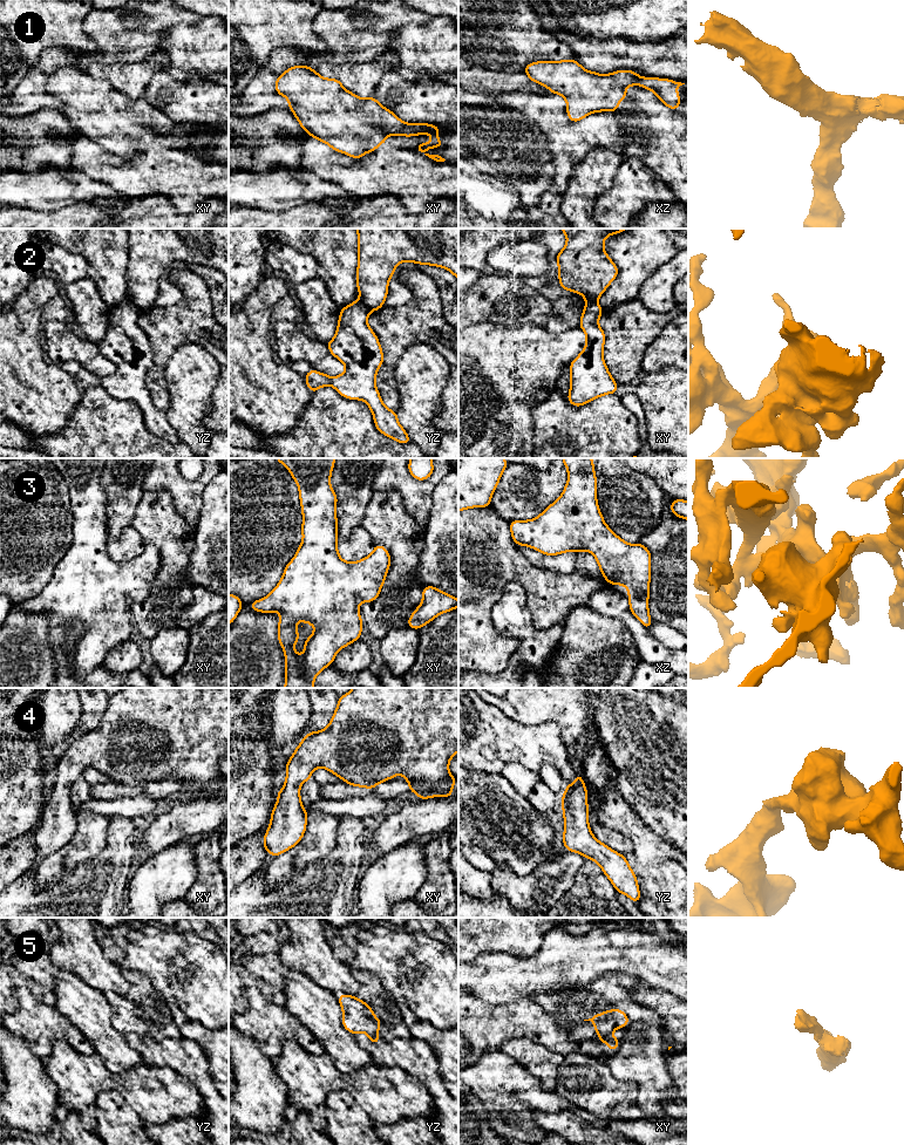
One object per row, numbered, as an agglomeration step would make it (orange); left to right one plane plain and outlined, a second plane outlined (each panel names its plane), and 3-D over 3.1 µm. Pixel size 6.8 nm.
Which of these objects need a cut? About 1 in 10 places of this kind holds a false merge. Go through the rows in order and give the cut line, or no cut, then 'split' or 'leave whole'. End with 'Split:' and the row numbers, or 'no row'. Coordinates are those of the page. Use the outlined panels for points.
1: cut none; leave whole
2: cut yz (359, 299), (369, 311); split
3: cut none; leave whole
4: cut none; leave whole
5: cut xy (609, 1034), (599, 1037); split
Split: 2, 5

